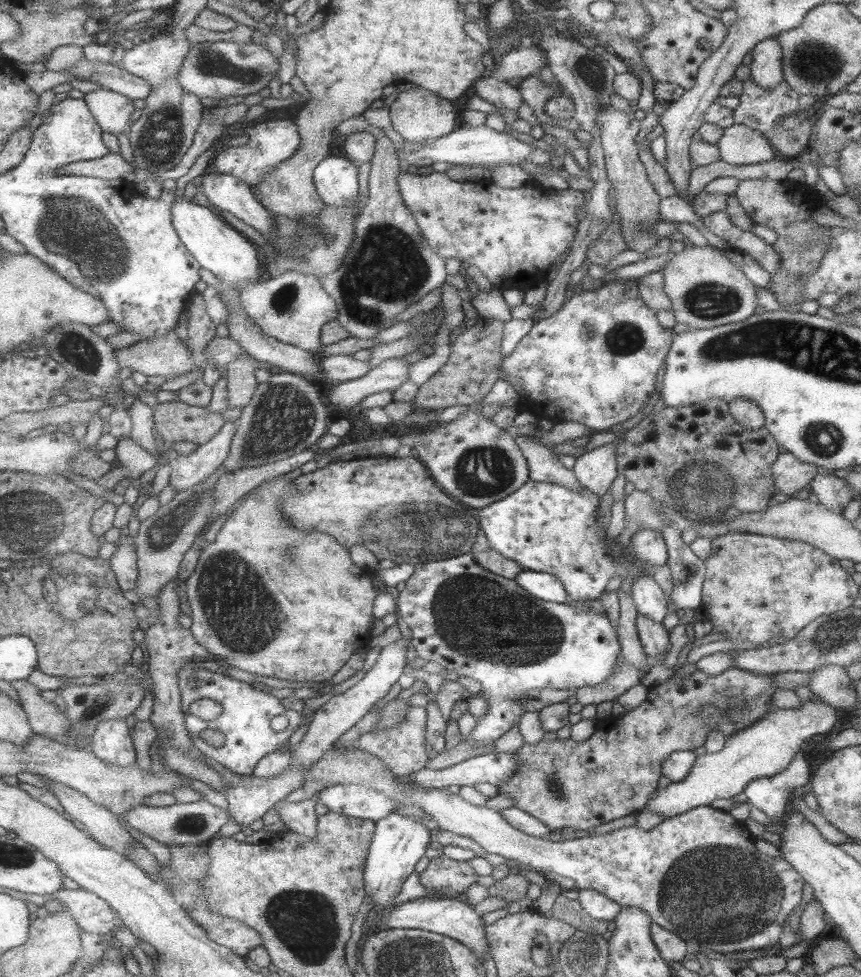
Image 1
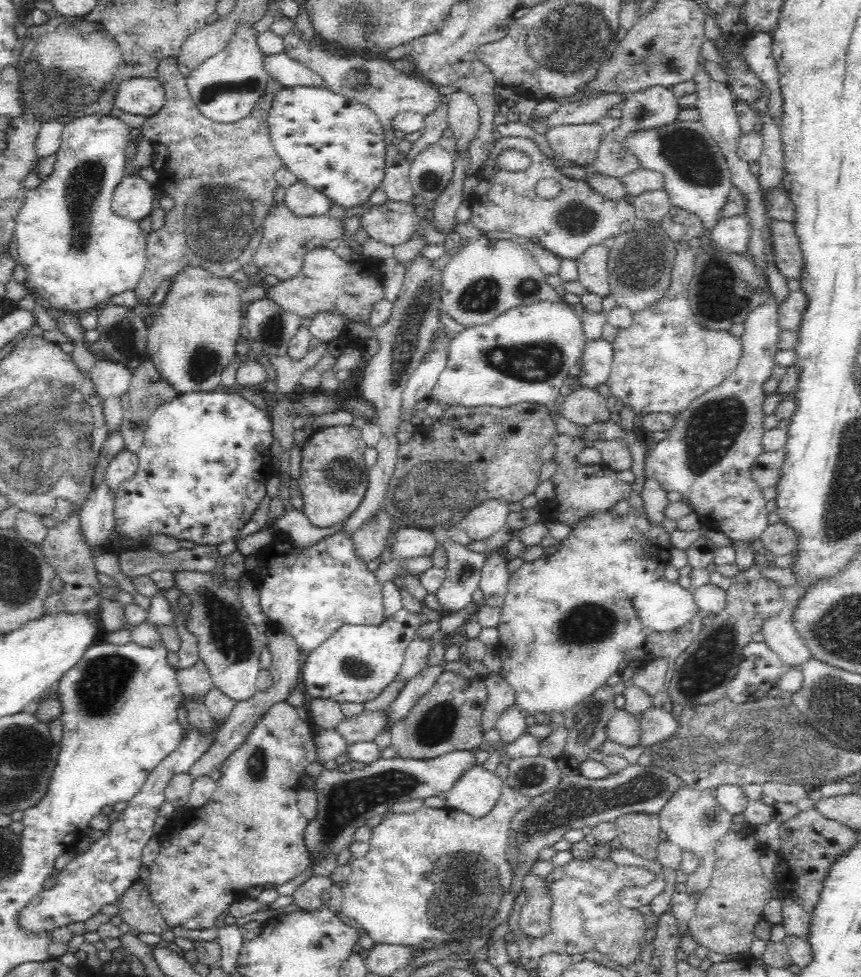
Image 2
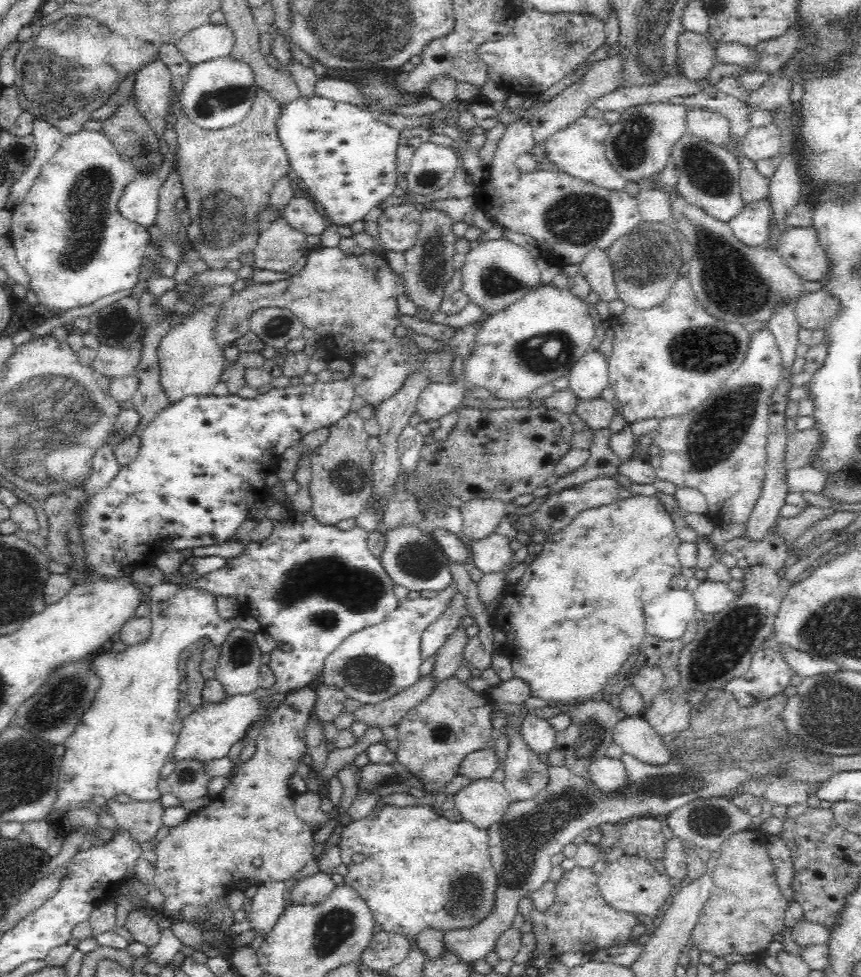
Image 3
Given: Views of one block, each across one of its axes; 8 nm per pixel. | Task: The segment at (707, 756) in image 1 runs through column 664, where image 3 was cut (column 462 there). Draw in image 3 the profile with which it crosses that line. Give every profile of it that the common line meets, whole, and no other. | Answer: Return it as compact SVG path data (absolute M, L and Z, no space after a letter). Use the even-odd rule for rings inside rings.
M491 778L473 780L470 784L458 790L451 798L454 798L455 808L459 810L462 818L481 829L488 829L492 823L500 820L508 805L512 802L512 797L503 783L496 782Z

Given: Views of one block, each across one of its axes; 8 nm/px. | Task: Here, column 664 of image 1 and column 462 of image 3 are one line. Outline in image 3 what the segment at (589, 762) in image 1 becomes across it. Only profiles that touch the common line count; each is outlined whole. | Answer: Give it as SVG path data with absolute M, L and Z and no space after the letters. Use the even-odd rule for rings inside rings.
M454 676L436 683L432 692L422 699L397 724L398 748L397 761L404 765L410 773L422 781L426 793L439 790L452 780L457 774L457 766L461 764L466 755L482 750L488 746L490 732L492 732L492 716L494 708L488 704L483 693L474 692L459 676Z

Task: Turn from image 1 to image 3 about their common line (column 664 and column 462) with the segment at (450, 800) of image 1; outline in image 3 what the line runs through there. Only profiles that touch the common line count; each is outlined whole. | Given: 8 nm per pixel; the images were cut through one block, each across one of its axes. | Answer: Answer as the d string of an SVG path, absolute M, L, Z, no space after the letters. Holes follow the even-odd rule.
M385 804L379 809L374 808L366 817L357 821L351 821L345 825L341 833L339 845L342 863L349 868L345 876L345 883L349 884L356 891L356 894L366 901L368 909L370 909L372 917L374 917L374 923L382 926L383 932L404 936L411 940L427 929L438 929L446 932L455 929L471 928L476 924L482 923L482 920L485 920L494 909L498 877L491 862L488 846L488 829L478 828L464 819L457 822L450 821L444 815L432 811L428 806L398 807L397 805ZM354 854L364 854L365 858L362 862L354 862L352 860Z

